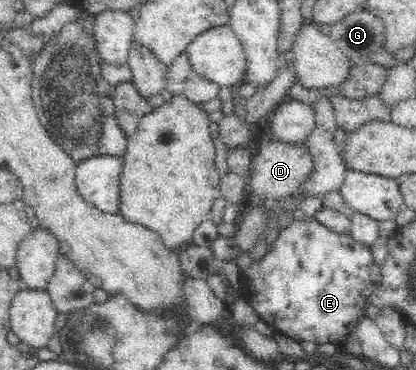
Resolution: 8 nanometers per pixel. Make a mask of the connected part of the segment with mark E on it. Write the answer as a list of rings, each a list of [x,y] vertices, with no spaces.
[[[289,218],[290,223],[280,230],[276,240],[268,245],[266,254],[240,273],[242,298],[254,308],[260,320],[272,327],[276,334],[296,342],[339,345],[346,336],[355,332],[358,321],[369,312],[362,305],[362,291],[369,286],[370,267],[374,263],[370,245],[351,236],[330,231],[316,218],[298,220]]]

